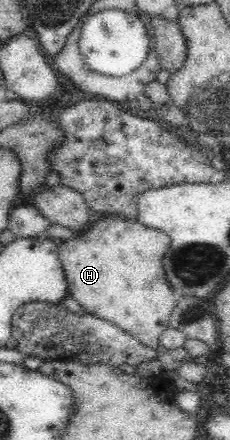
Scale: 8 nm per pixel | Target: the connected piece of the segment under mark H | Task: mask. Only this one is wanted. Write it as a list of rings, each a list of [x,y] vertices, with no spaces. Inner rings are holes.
[[[101,216],[79,236],[62,242],[59,246],[59,260],[64,270],[69,294],[81,305],[84,312],[104,319],[116,328],[136,337],[149,349],[159,349],[161,333],[170,328],[171,314],[178,301],[174,298],[173,290],[167,283],[163,268],[165,253],[170,247],[167,233],[150,229],[138,222],[120,216]]]

